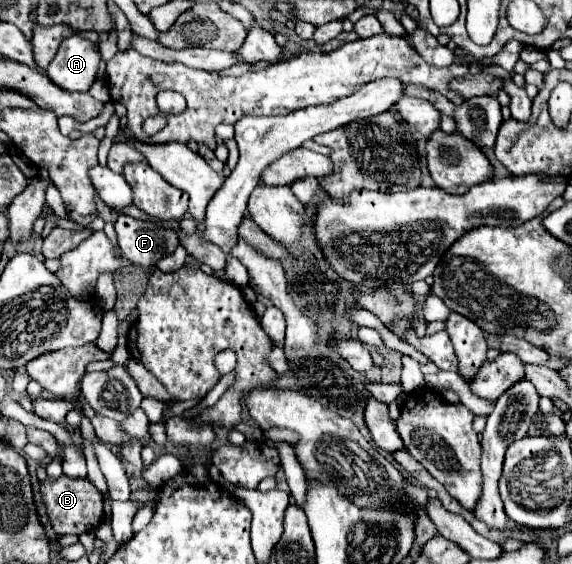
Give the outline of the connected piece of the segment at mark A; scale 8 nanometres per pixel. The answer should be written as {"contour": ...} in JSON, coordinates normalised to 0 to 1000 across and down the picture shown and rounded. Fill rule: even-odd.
{"contour":[[[124,64],[107,74],[82,135],[93,149],[117,163],[156,163],[170,138],[177,96],[163,89],[159,74],[142,64]]]}

